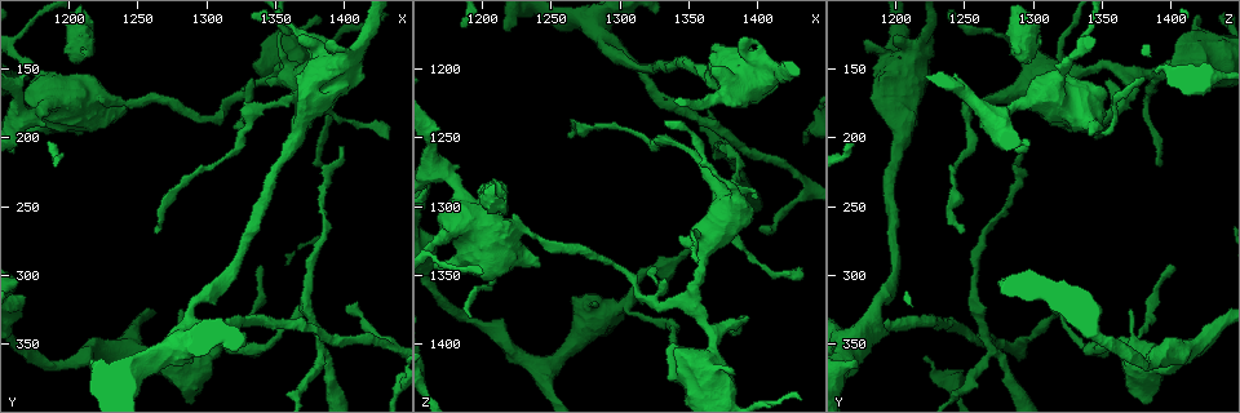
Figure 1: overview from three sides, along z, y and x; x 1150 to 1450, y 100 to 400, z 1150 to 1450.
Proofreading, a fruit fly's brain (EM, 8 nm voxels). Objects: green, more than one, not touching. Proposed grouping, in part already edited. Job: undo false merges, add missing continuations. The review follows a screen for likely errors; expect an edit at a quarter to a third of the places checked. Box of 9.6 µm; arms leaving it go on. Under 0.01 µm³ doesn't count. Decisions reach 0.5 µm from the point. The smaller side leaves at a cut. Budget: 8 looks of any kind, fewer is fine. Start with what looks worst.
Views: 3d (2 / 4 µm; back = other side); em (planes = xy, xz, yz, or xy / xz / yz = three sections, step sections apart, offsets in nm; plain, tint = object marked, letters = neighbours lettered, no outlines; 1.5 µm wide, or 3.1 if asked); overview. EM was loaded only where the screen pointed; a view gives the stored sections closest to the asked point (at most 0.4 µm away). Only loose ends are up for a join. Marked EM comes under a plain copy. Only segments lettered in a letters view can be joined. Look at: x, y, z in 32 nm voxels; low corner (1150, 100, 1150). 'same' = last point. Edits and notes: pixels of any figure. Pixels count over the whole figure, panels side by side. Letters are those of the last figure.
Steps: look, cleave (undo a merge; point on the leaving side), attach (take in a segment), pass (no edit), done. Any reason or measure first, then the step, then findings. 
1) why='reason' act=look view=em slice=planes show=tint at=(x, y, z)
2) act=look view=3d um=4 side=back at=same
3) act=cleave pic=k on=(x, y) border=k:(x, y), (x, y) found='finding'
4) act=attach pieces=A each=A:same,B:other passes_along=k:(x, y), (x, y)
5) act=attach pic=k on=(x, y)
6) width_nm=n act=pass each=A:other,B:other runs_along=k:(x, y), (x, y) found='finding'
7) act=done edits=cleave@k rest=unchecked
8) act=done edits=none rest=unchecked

why='free end' act=look view=em slice=yz step=8 show=letters at=(1400, 208, 1294)

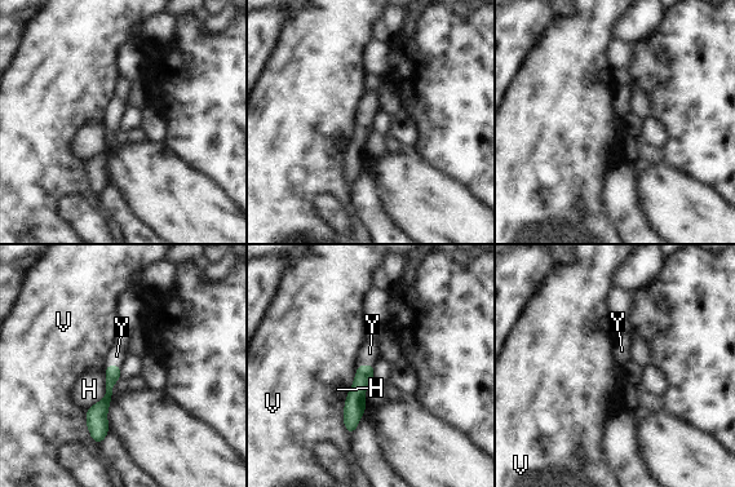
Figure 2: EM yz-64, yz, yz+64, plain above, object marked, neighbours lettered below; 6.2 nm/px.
act=look view=em slice=planes show=letters at=same

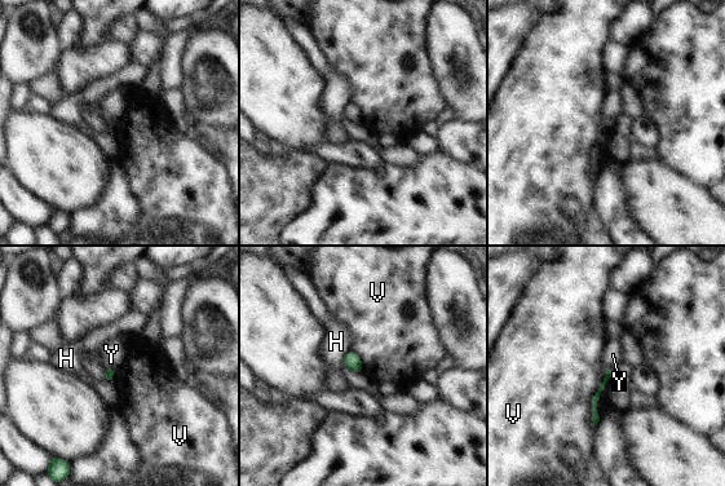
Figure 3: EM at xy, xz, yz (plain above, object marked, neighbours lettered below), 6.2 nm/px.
act=attach pieces=Y each=H:other,V:other,Y:same passes_along=3:(609, 372), (609, 369), (613, 354) found='the neuron continues'

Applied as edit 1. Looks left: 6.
why='see it whole again' act=look view=overview

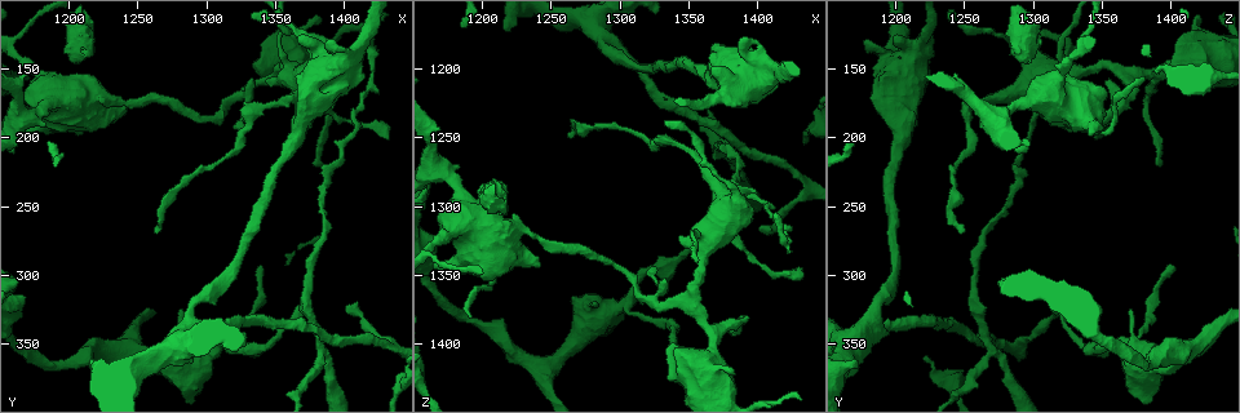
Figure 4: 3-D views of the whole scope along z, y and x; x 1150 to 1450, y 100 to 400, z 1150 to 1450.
why='an open end' act=look view=em slice=planes show=letters at=(1322, 194, 1344)

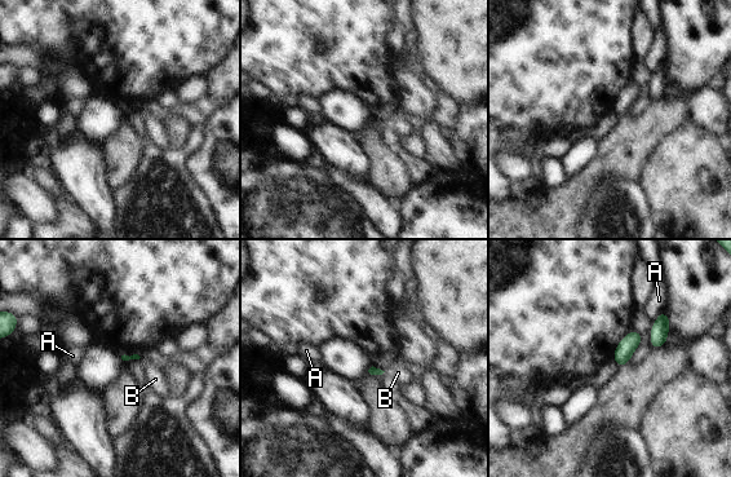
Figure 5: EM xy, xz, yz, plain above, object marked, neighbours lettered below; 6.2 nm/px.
act=pass each=A:other,B:other found='none of them fits'

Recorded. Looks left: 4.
act=done edits=attach@3 rest=unchecked

